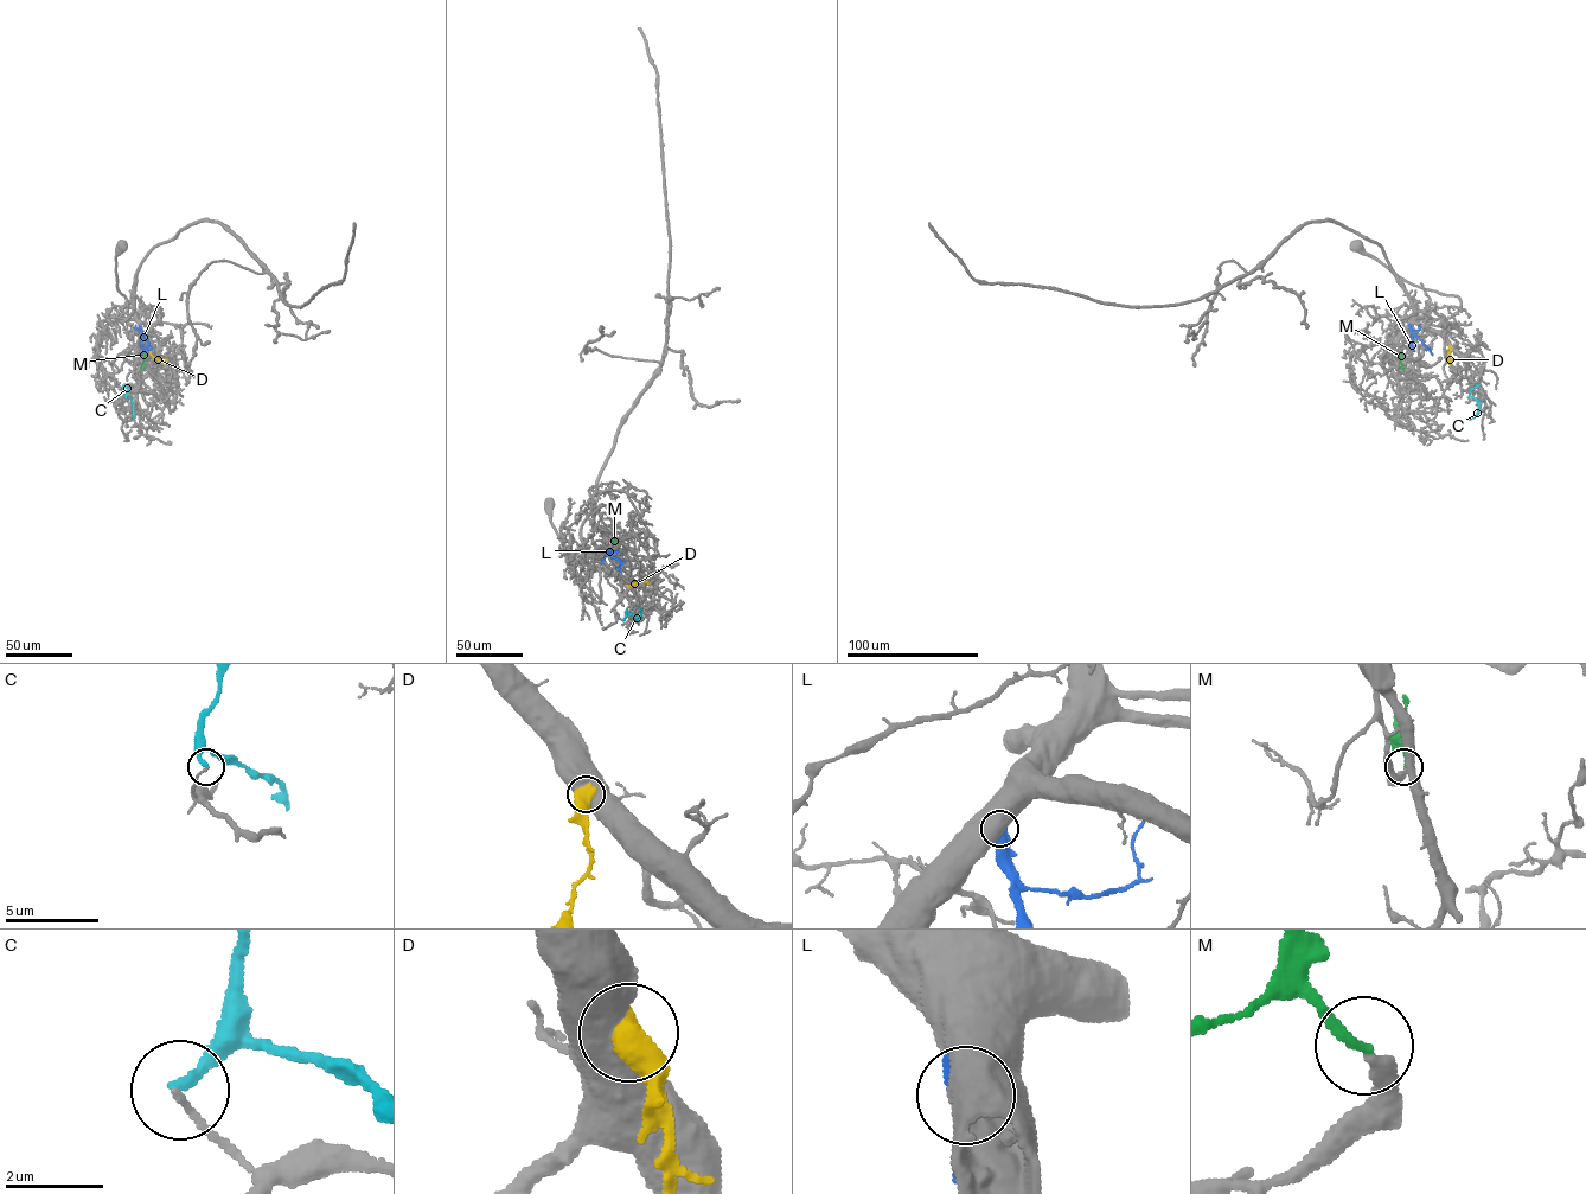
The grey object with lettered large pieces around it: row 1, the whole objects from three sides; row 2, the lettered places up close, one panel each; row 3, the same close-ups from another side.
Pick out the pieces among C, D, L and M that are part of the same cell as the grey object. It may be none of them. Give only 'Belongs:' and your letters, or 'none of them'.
Belongs: none of them

